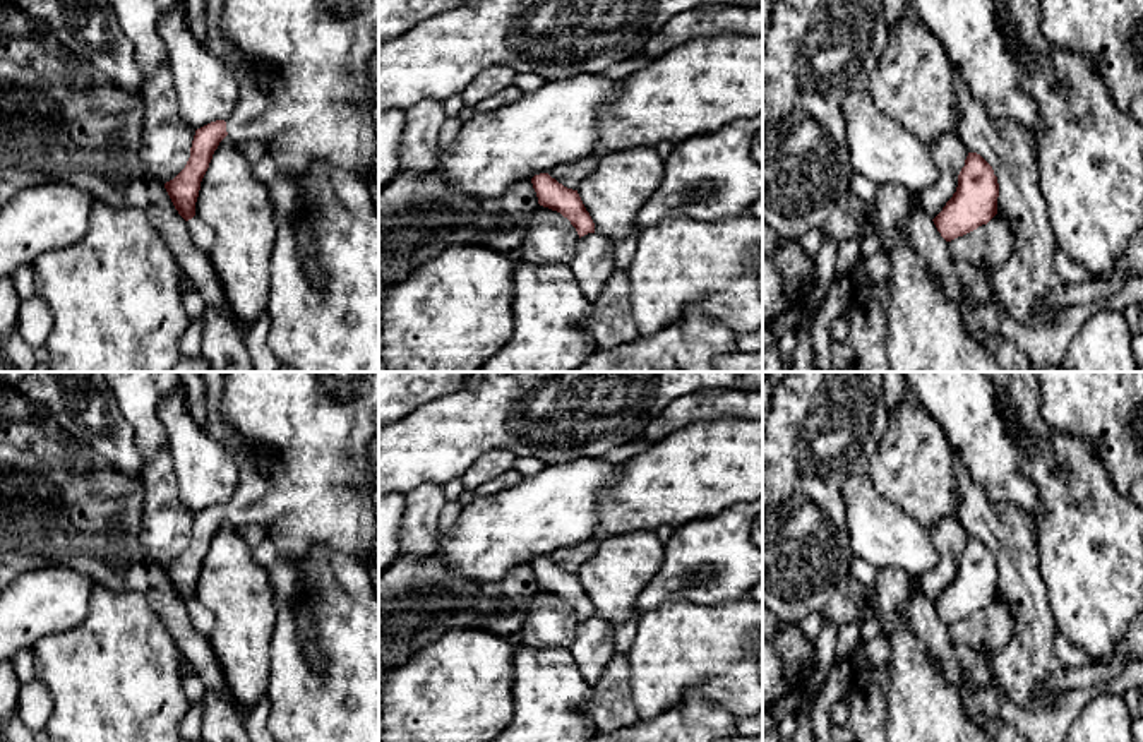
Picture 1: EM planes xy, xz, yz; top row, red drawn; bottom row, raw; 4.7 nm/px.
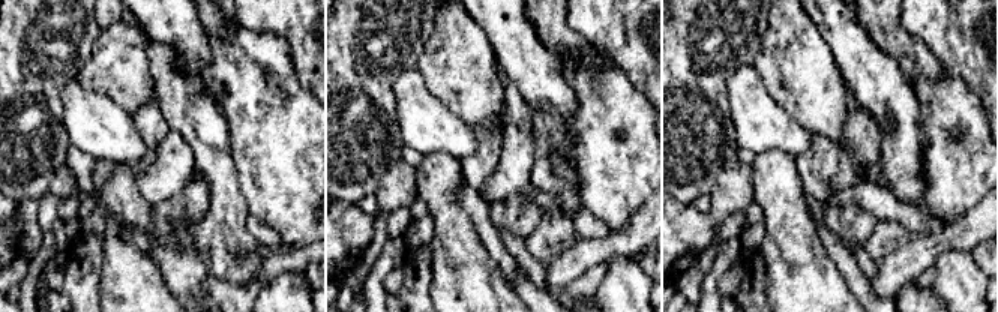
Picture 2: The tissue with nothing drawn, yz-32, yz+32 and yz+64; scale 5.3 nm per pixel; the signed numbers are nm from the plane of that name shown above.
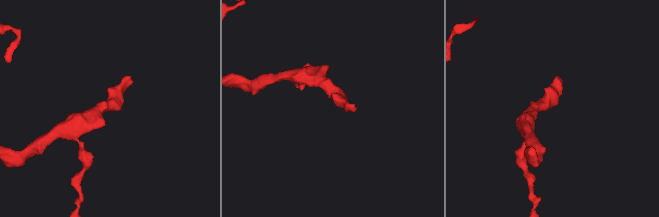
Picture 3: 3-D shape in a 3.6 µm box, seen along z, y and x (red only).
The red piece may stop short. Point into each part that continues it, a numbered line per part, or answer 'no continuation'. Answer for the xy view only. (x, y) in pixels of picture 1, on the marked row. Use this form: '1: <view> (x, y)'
1: xy (319, 105)

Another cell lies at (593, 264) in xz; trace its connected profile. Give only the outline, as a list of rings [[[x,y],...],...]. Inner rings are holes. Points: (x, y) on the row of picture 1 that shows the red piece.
[[[588,233],[576,243],[574,259],[569,262],[584,296],[595,302],[615,271],[613,242],[601,233]]]

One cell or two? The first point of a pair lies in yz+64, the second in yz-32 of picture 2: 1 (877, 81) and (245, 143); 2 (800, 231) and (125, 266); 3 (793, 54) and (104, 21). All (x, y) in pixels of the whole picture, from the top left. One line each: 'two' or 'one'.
1: two
2: one
3: two

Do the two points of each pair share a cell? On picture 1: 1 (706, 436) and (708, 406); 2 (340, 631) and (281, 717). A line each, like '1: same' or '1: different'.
1: different
2: same

